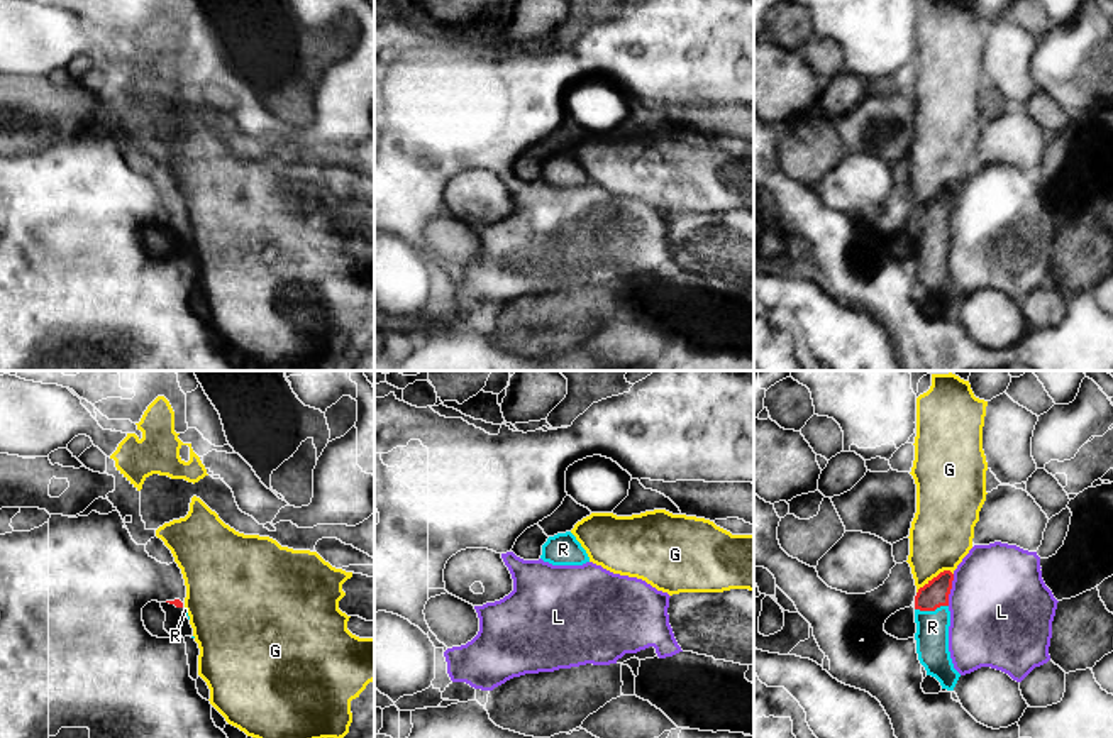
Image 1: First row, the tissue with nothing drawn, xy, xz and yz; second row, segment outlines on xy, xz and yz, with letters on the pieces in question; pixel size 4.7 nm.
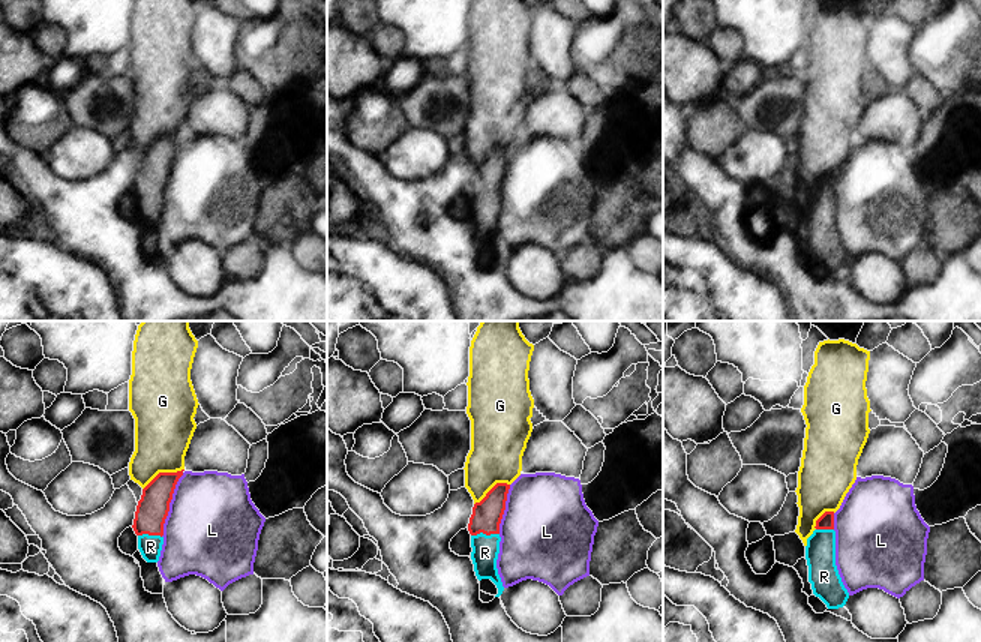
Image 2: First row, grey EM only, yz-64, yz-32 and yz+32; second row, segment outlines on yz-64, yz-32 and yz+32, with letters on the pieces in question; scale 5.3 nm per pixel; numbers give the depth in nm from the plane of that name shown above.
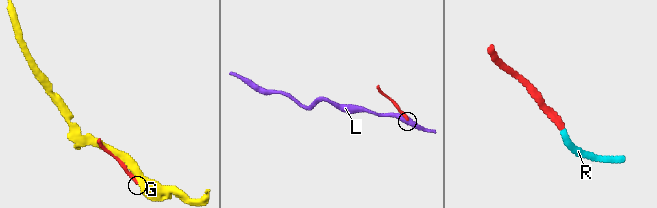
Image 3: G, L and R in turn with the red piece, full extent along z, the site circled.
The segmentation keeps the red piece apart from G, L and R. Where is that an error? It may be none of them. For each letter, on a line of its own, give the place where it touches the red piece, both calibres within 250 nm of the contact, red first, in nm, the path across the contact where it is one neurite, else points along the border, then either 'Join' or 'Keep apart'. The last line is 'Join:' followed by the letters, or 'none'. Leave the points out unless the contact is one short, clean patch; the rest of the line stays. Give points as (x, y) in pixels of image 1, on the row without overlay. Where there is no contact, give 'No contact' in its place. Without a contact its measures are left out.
G: Touches red at yz (934, 198). Thickness 130 nm (red) against 300 nm. Keep apart
L: Touches red at yz (951, 209). Thickness 130 nm (red) against 480 nm. Keep apart
R: Touches red at yz (930, 231). Thickness 130 nm (red) against 160 nm. Path across: yz (934, 215), (930, 231), (932, 247). Join
Join: R

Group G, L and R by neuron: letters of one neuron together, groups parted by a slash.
G / L / R

